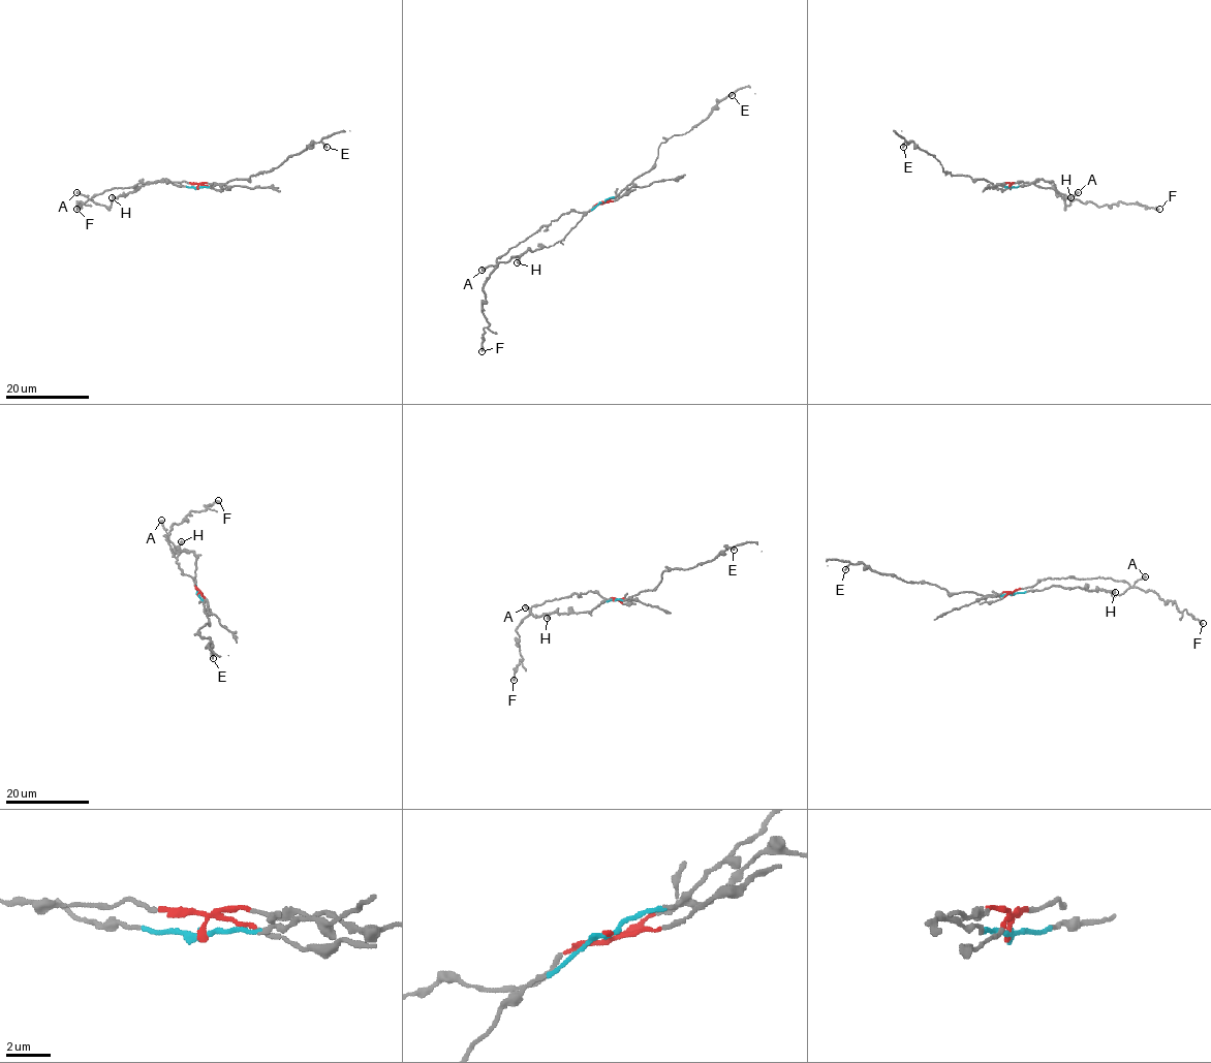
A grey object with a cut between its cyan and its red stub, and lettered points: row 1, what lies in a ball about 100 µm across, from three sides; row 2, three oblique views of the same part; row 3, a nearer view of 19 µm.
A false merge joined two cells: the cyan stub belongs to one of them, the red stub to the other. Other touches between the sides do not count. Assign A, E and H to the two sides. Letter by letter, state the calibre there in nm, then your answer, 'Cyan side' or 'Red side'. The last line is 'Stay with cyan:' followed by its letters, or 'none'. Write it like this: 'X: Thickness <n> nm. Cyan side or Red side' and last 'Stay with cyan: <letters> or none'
A: Thickness 400 nm. Cyan side
E: Thickness 280 nm. Cyan side
H: Thickness 380 nm. Cyan side
Stay with cyan: A, E, H

